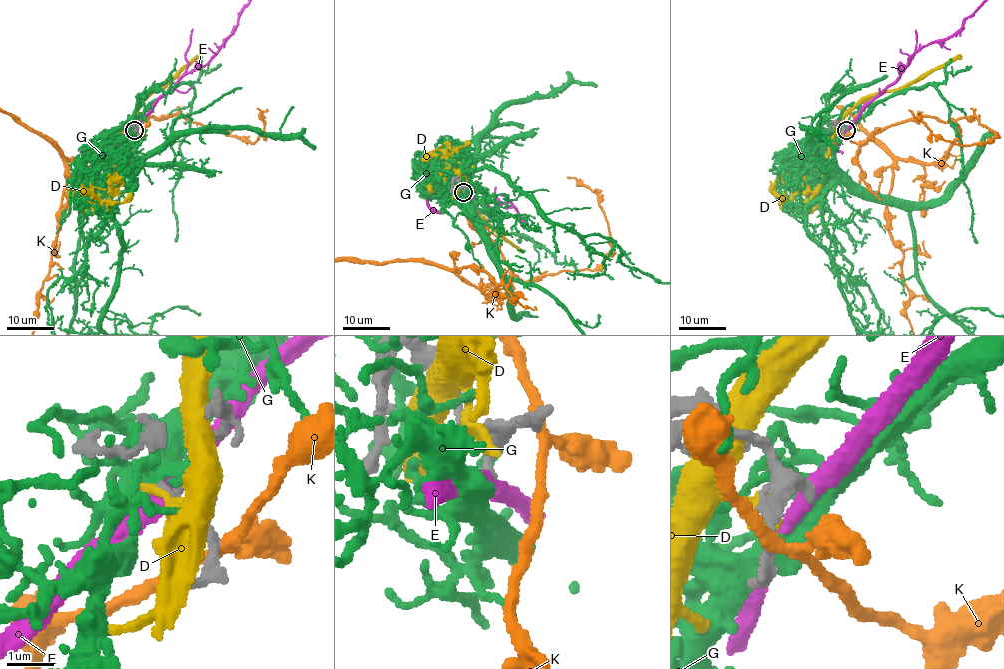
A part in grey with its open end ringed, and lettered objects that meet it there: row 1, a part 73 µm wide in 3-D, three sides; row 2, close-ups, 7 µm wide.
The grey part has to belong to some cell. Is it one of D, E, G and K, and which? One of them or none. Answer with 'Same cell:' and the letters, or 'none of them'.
Same cell: none of them

